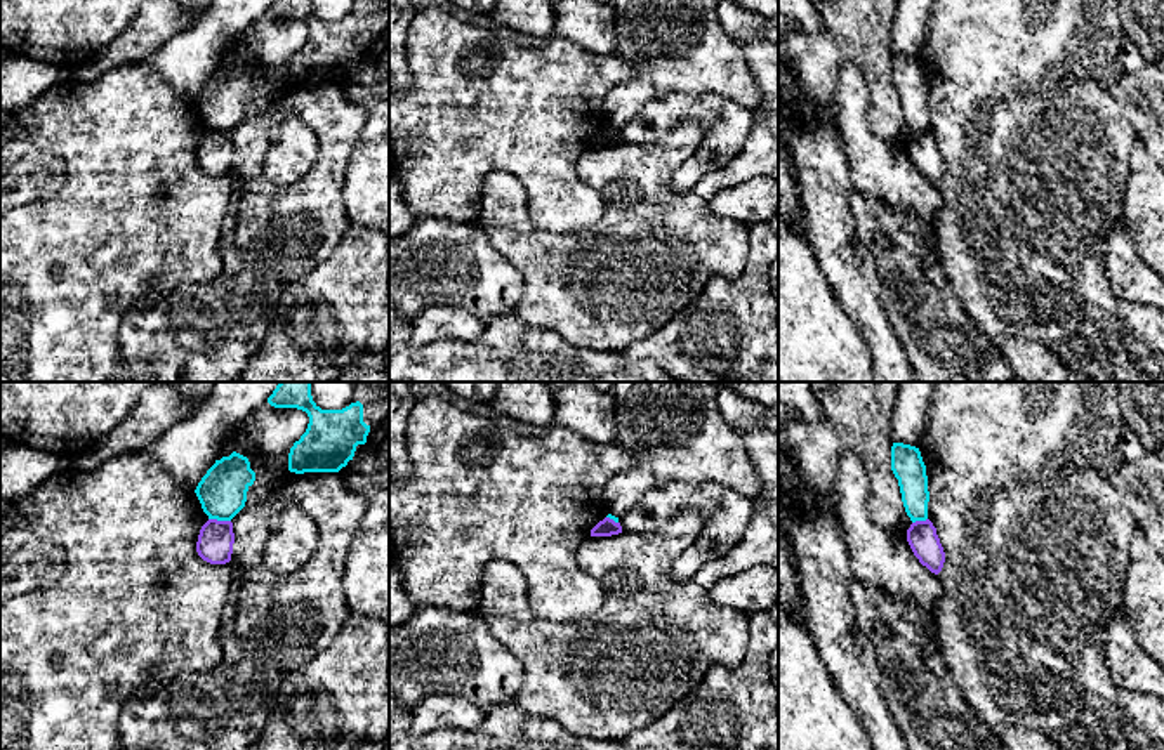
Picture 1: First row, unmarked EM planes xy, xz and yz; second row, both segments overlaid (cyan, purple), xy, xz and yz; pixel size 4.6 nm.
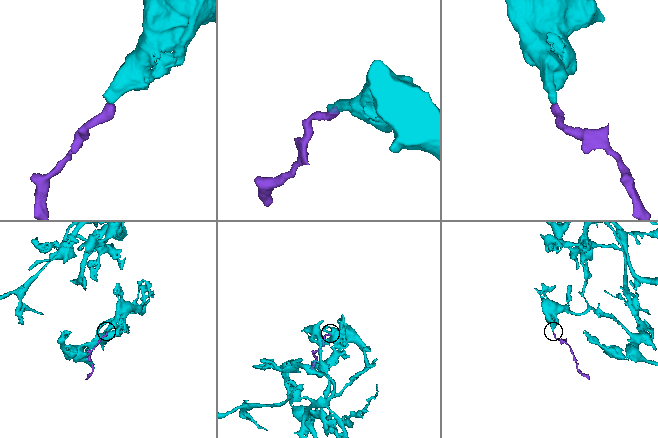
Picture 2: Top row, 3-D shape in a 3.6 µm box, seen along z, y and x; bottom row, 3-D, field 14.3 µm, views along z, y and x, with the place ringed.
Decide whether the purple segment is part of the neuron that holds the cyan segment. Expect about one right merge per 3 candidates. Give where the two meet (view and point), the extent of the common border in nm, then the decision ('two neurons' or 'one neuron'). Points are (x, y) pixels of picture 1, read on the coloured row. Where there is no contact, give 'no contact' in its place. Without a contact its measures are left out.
xy (219, 519) | 110 nm | two neurons

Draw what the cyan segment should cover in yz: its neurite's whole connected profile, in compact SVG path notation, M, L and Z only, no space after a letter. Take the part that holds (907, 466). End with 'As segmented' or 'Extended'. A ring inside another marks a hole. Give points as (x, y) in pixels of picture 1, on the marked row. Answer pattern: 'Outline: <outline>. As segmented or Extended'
Outline: M893 443L891 470L898 479L902 502L912 523L928 519L928 476L921 451L916 446Z. As segmented

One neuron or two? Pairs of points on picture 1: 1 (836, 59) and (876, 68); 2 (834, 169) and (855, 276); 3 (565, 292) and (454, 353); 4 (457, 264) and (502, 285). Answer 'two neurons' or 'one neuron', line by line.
1: one neuron
2: one neuron
3: two neurons
4: one neuron

